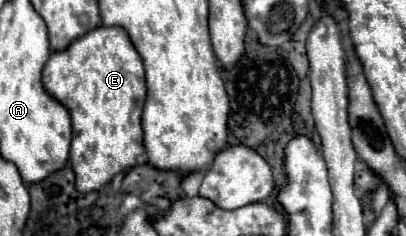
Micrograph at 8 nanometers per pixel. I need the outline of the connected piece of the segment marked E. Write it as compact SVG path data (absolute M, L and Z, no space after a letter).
M96 26L68 48L52 52L42 70L42 82L48 94L60 100L72 114L70 166L80 192L100 190L118 172L136 166L136 160L144 154L140 116L146 84L142 58L124 28Z

